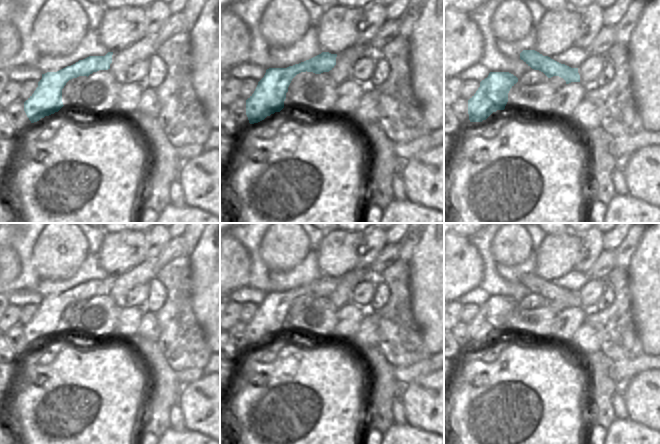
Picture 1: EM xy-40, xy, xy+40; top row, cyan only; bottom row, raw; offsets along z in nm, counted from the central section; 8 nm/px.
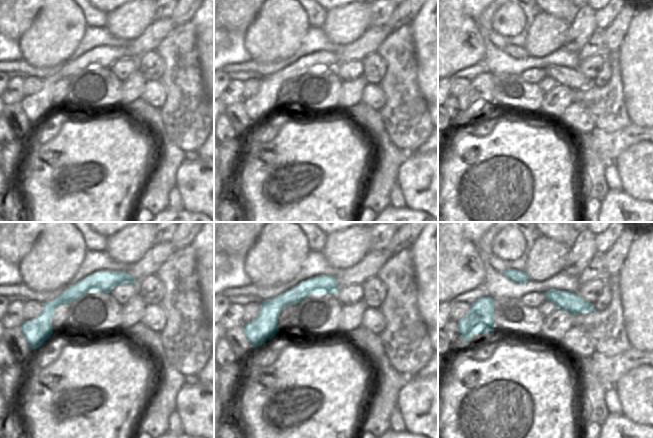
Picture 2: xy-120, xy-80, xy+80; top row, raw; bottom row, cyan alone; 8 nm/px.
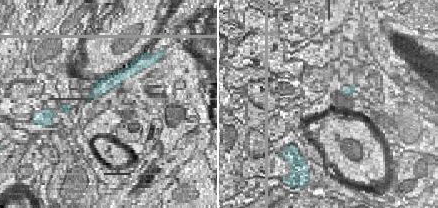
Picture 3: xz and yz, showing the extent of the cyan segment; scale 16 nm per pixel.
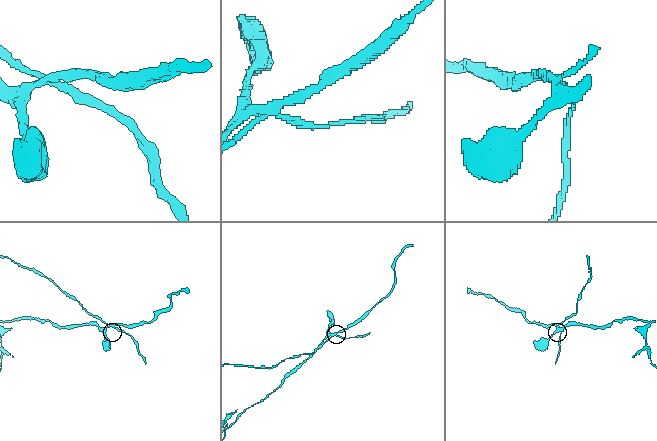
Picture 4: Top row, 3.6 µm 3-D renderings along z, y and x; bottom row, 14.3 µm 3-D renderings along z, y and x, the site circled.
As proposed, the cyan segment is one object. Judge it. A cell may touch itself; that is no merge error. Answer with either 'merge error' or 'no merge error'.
merge error

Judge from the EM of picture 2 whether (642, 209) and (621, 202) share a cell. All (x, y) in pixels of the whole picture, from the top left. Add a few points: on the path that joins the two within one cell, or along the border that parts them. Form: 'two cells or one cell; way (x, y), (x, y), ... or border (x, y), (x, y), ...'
one cell; way (637, 209), (628, 209), (626, 207)

